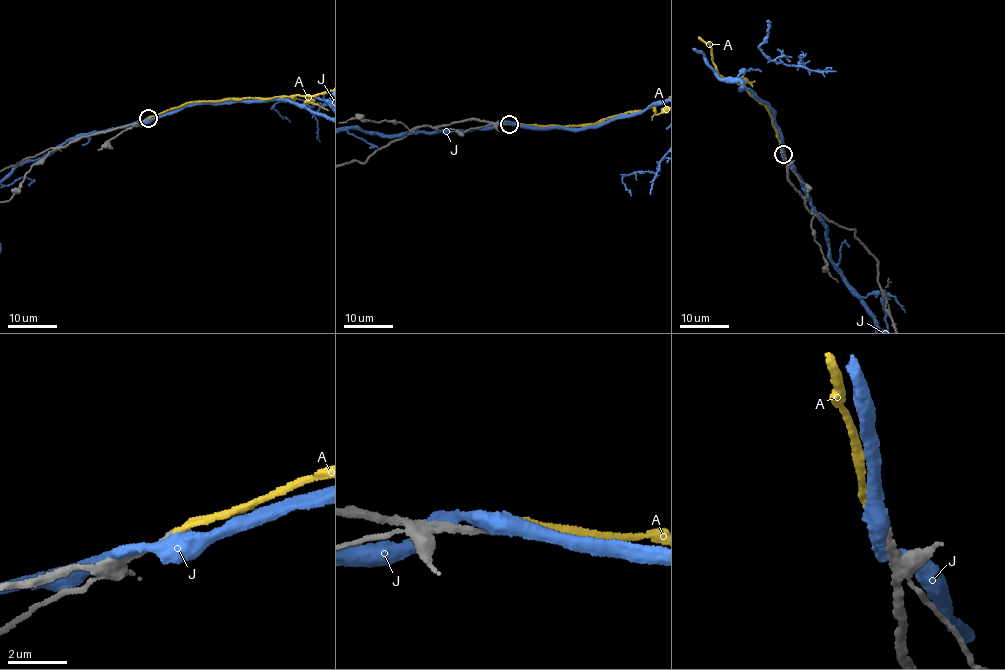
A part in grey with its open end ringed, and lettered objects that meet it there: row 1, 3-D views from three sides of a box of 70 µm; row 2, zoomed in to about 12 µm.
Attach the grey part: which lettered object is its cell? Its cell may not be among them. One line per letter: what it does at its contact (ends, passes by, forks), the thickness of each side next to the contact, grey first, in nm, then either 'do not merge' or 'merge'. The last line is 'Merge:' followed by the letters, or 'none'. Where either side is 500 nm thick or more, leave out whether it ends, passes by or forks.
A: it ends; calibres 220 and 240 nm; merge
J: it passes by; calibres 220 and 360 nm; do not merge
Merge: A

